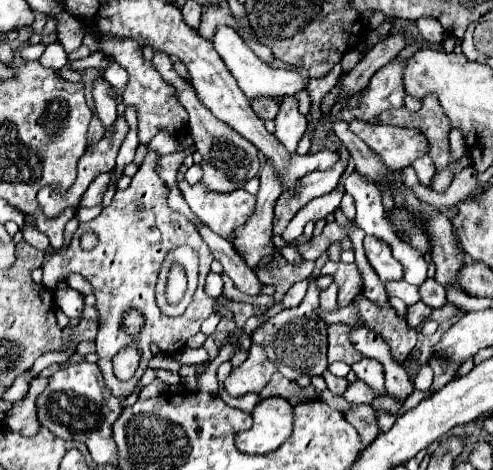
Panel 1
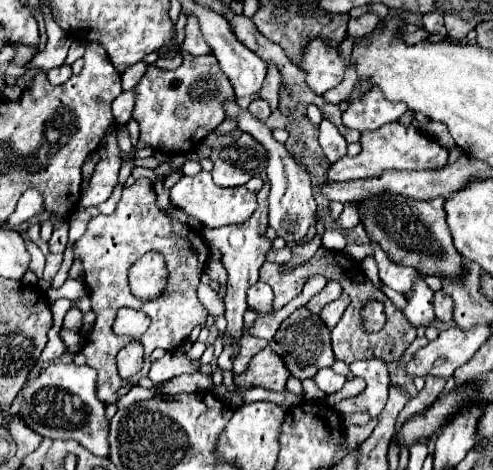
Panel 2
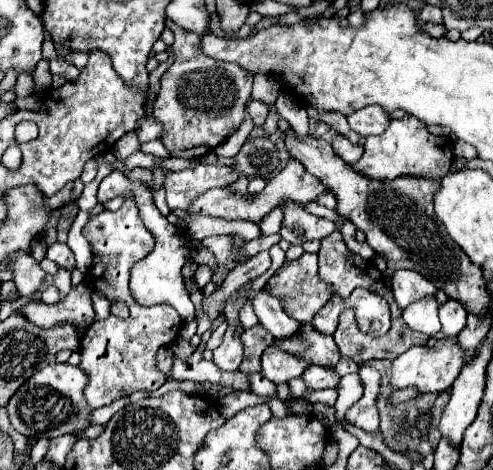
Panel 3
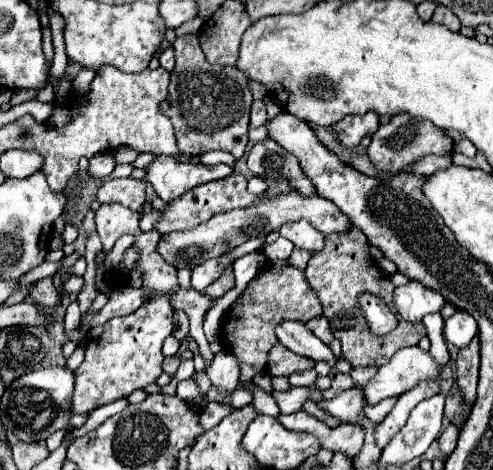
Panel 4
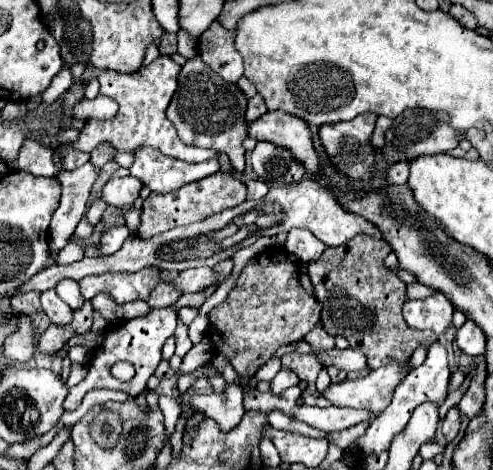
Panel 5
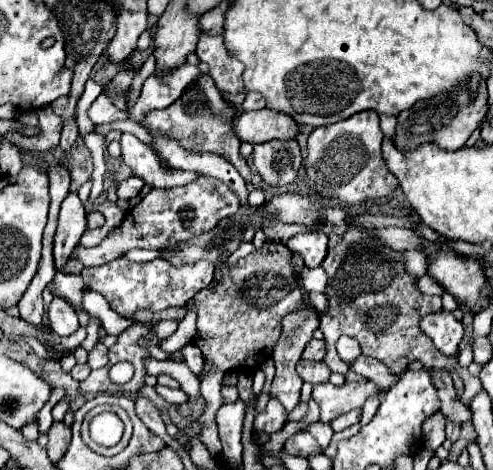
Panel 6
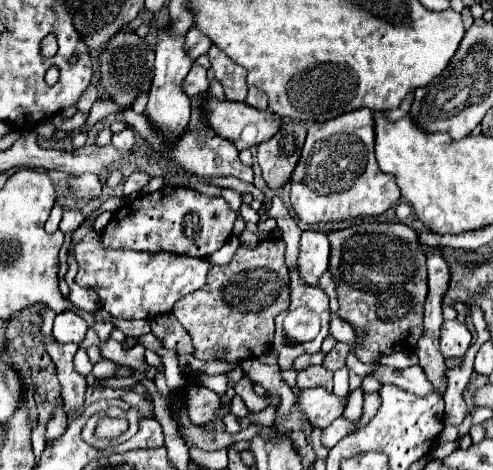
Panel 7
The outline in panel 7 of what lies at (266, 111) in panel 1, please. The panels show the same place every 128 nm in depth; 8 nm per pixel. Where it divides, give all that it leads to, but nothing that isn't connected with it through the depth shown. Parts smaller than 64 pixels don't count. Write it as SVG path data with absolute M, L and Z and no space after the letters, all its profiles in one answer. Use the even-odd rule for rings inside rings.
M250 88L248 90L248 98L246 98L246 104L252 106L252 108L258 108L258 110L266 110L268 108L268 96L260 90L260 88Z

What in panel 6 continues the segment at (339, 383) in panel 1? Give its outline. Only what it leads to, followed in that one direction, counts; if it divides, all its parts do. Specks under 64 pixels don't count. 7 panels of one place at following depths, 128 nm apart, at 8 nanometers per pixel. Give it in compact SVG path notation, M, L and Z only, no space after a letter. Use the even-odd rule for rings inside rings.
M304 306L302 310L288 314L288 316L284 318L284 322L282 322L282 324L284 324L284 332L282 332L282 336L280 336L280 342L274 346L274 354L272 354L274 364L276 364L276 374L274 374L274 380L272 380L272 386L270 386L270 396L276 398L276 400L280 400L280 404L284 404L286 410L292 410L292 408L298 404L298 400L300 400L302 380L300 380L300 376L296 374L296 362L300 360L304 346L306 346L308 340L312 338L312 332L318 328L318 324L320 324L318 320L320 320L320 318L316 316L314 308Z

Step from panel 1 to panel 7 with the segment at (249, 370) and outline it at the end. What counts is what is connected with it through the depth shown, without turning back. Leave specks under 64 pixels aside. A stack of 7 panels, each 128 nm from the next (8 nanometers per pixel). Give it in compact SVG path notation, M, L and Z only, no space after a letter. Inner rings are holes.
M310 366L306 370L298 370L296 376L298 388L316 388L322 386L326 390L332 390L332 372L324 366Z

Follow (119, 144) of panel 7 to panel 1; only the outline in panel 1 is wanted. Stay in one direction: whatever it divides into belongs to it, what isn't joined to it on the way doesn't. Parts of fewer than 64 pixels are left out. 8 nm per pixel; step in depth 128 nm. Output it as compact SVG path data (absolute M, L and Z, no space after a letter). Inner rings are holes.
M178 182L178 188L190 210L222 238L232 238L236 228L240 228L240 224L244 224L244 220L256 212L256 196L248 194L246 190L218 194L206 190L202 182L196 186Z

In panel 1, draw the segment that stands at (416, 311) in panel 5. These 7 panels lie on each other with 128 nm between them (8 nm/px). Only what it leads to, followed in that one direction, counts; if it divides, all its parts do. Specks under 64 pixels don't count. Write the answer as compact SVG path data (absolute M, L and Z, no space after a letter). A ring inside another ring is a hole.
M374 236L364 238L364 250L366 256L380 276L380 280L400 280L402 278L402 264L392 256L388 244L384 240L378 240Z

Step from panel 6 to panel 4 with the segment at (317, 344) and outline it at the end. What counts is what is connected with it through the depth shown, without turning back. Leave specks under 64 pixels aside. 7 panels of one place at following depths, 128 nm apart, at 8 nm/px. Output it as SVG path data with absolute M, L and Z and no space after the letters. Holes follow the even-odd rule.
M318 316L318 318L312 318L310 322L306 322L306 326L326 344L330 344L334 340L334 335L330 330L330 324L328 324L328 318L326 316Z

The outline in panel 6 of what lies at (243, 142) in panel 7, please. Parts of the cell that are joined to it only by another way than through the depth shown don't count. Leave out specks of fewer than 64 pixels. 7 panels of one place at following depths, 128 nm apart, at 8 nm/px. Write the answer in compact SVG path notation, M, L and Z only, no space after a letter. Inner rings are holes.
M268 108L256 112L238 112L234 120L234 132L242 142L270 142L274 138L292 140L298 136L298 124L284 116L282 112L272 112Z

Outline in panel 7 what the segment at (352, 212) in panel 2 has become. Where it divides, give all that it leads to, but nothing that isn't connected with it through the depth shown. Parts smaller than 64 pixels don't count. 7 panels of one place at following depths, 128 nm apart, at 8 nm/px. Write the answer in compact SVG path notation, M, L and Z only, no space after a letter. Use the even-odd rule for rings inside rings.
M312 230L302 232L298 270L306 284L310 286L318 284L318 276L328 268L328 254L330 244L324 232L312 232Z

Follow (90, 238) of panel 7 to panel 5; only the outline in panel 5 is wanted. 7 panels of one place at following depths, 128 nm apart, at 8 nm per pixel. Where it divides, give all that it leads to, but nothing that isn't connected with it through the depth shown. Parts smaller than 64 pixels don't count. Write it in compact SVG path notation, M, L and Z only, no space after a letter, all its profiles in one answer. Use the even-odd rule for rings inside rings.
M144 268L134 274L126 272L108 272L100 276L86 276L80 284L80 294L90 300L98 292L108 292L118 304L132 302L132 300L146 300L150 290L160 282L158 268ZM194 268L194 270L184 270L180 278L172 282L172 286L176 286L182 294L186 294L186 292L198 292L214 282L216 282L214 268Z

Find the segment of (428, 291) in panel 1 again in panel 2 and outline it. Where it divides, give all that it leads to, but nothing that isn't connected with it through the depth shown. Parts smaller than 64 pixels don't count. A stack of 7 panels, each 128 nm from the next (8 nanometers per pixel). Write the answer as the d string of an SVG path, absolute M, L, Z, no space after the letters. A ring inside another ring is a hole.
M442 290L434 292L434 312L436 312L436 318L442 320L442 322L448 322L452 318L452 298L446 296Z

